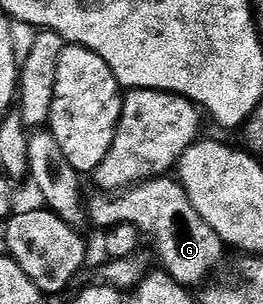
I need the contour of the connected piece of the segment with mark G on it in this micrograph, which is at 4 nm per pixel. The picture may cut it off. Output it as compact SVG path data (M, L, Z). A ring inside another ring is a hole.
M166 175L164 177L152 177L150 181L140 181L137 185L132 185L130 189L122 189L115 193L107 193L104 191L94 192L94 197L91 196L87 201L87 217L90 222L94 221L95 224L98 225L101 231L110 229L111 227L115 227L116 225L130 225L131 227L135 227L138 231L141 232L142 238L147 239L148 244L149 241L153 244L153 249L157 252L157 261L160 268L167 275L171 275L171 279L175 279L180 283L180 285L184 285L186 287L194 287L193 285L198 285L198 287L204 286L206 282L210 280L209 277L213 272L216 271L217 268L221 265L221 260L225 257L225 252L227 252L227 246L223 239L219 239L219 235L215 235L215 231L211 231L210 225L207 223L207 219L203 219L203 215L199 215L199 211L195 211L195 207L191 203L191 199L187 195L187 191L181 186L181 182L174 179L172 176Z

